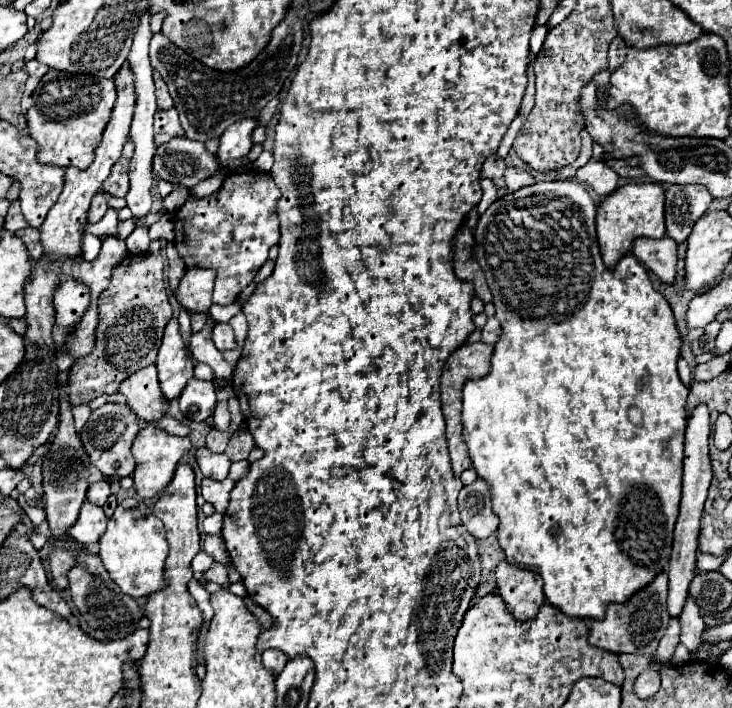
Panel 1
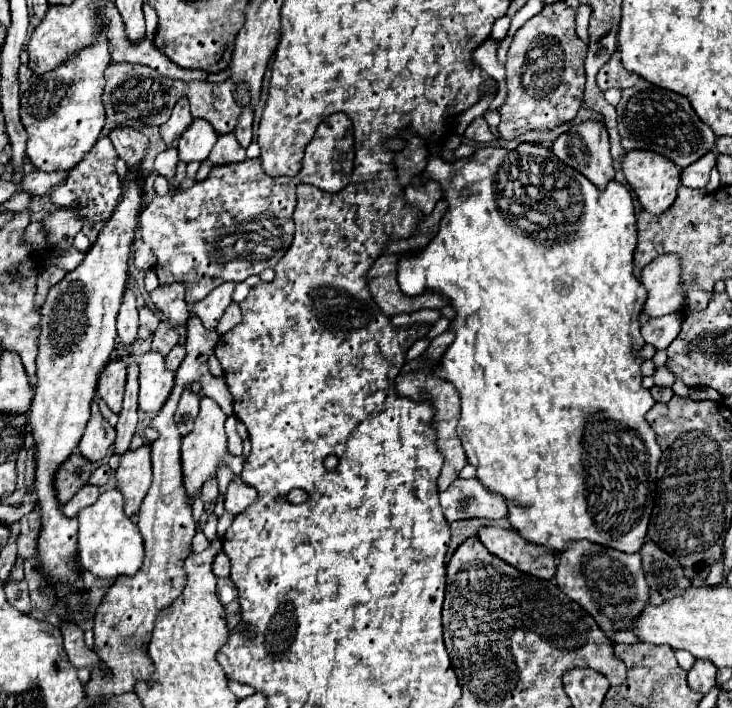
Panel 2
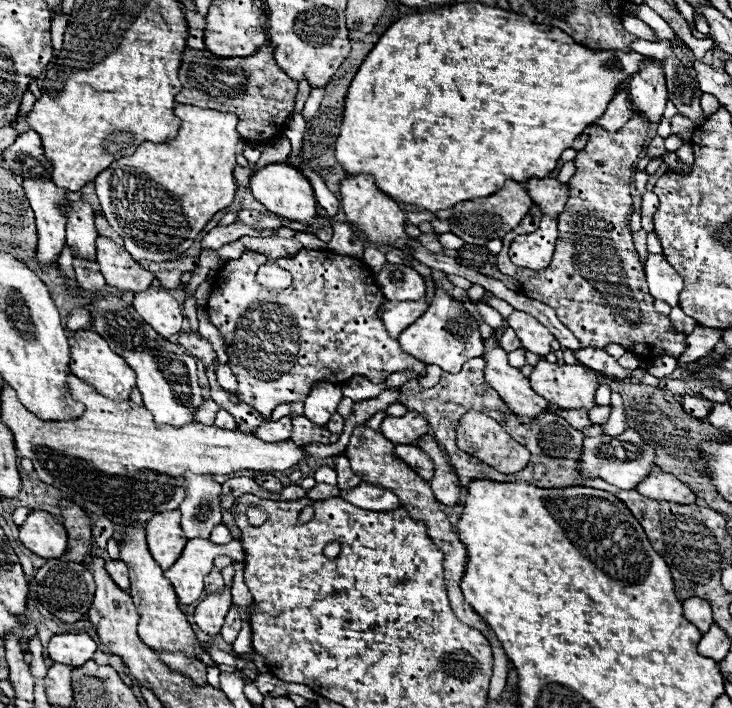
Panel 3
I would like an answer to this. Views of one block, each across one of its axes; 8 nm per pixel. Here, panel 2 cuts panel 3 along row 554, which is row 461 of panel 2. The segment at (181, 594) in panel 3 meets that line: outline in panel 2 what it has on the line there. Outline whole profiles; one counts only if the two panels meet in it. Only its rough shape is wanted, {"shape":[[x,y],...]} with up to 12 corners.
{"shape":[[202,398],[194,432],[180,448],[182,482],[192,504],[228,462],[240,476],[244,458],[226,452],[226,414]]}

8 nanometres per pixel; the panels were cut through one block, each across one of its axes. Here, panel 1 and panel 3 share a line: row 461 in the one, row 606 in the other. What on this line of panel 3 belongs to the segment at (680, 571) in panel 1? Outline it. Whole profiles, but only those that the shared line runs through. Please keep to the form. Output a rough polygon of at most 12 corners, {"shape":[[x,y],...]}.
{"shape":[[684,600],[684,616],[706,634],[712,624],[710,604]]}

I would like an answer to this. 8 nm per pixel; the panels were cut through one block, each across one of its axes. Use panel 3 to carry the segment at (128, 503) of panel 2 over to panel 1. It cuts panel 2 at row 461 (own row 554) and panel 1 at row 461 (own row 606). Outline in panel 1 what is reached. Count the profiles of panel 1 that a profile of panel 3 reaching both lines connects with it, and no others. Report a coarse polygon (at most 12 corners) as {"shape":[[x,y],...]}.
{"shape":[[156,424],[138,432],[136,494],[150,500],[170,484],[190,438]]}

